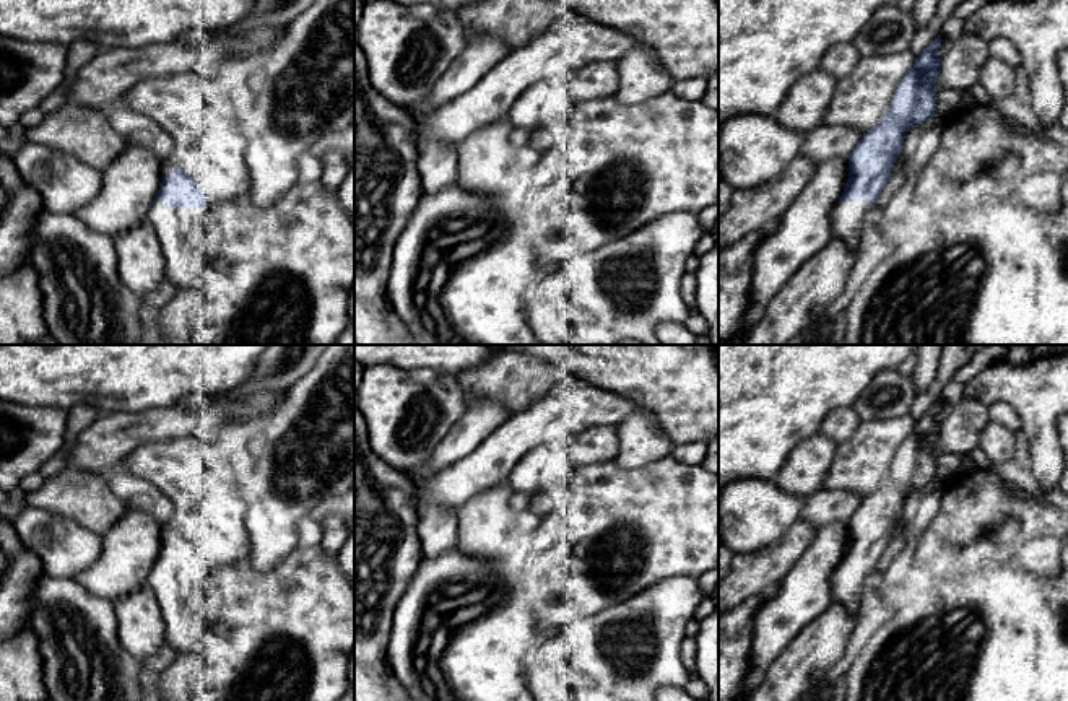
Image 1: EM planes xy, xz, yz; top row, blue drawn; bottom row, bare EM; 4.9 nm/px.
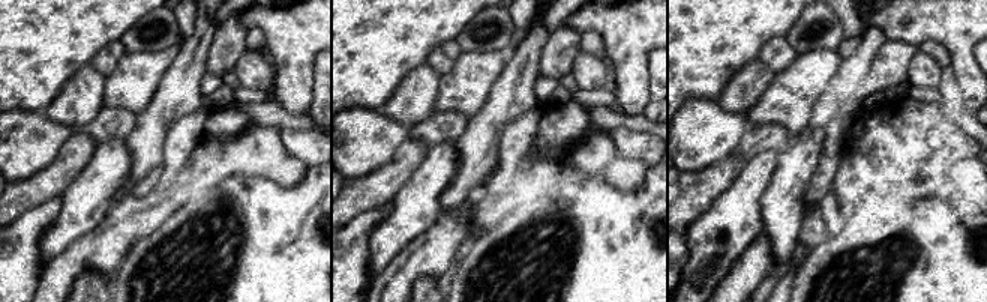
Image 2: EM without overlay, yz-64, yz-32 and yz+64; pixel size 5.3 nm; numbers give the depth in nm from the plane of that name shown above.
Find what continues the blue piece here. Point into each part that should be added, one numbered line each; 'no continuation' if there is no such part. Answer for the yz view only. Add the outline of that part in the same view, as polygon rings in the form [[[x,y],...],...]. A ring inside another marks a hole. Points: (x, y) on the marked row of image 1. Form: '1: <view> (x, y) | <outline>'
1: yz (846, 218) | [[[870,200],[837,202],[831,210],[832,239],[844,241],[850,249],[857,249],[862,242],[863,218],[871,208]]]

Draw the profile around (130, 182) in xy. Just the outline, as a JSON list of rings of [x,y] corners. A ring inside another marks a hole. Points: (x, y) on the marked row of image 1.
[[[127,145],[101,176],[98,197],[75,216],[112,237],[146,223],[148,208],[161,187],[163,159],[150,150]]]

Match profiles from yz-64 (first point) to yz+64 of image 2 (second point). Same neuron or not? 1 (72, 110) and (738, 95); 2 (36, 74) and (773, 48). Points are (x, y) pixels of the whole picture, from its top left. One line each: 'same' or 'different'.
1: same
2: different

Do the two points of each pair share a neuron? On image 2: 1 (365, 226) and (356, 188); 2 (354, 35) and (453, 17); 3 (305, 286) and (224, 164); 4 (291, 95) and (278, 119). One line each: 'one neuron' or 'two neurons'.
1: two neurons
2: one neuron
3: two neurons
4: two neurons

